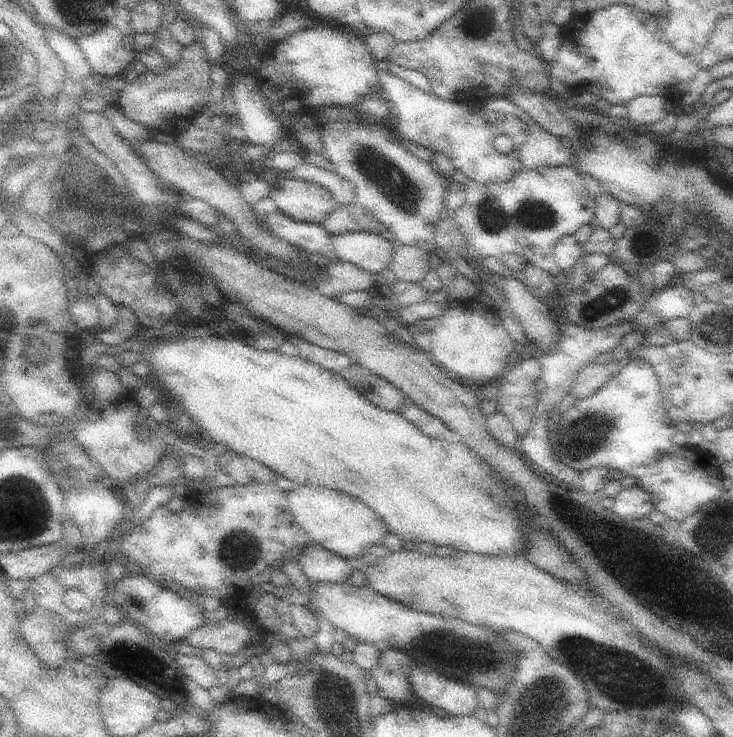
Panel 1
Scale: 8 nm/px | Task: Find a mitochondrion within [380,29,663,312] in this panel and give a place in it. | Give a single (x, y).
(539, 215)

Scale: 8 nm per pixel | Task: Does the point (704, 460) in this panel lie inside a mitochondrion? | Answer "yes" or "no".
no

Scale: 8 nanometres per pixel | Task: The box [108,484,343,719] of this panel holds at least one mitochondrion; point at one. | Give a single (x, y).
(234, 550)

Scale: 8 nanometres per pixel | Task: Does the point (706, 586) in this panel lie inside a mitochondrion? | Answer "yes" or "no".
no

